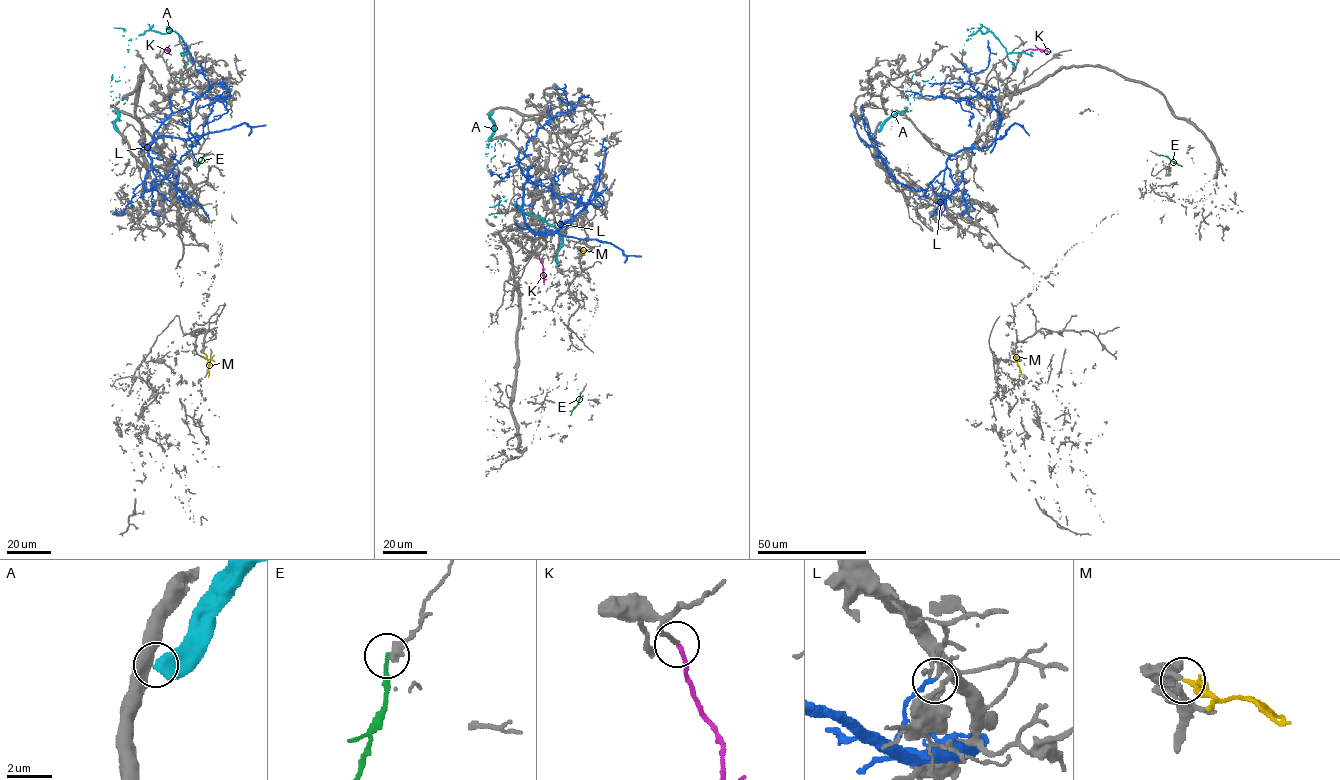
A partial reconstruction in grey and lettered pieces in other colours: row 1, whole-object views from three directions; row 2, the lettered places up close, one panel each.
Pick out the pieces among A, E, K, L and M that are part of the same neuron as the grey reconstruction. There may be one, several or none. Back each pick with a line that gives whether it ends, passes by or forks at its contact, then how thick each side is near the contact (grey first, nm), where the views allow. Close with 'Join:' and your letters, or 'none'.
K: it ends | 200/200 nm
M: it ends | 280/200 nm
Join: K, M

